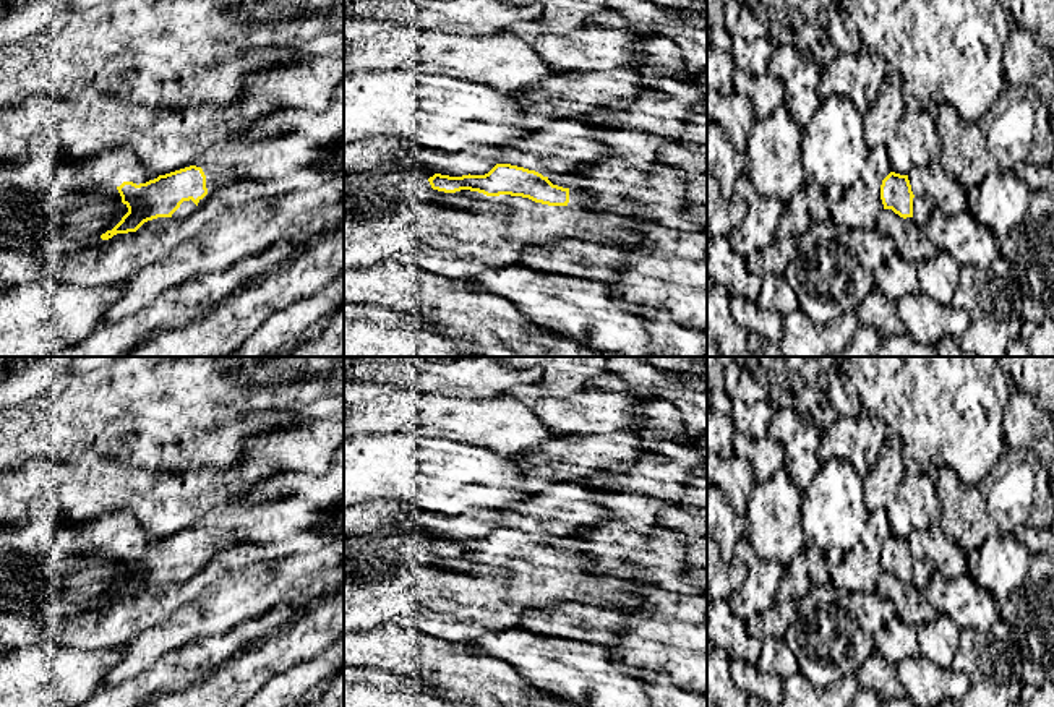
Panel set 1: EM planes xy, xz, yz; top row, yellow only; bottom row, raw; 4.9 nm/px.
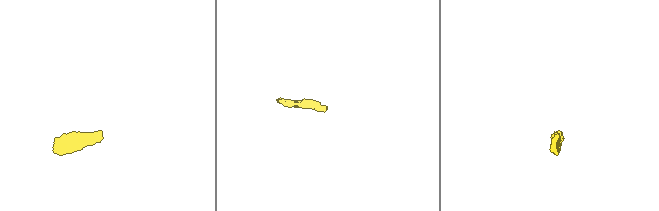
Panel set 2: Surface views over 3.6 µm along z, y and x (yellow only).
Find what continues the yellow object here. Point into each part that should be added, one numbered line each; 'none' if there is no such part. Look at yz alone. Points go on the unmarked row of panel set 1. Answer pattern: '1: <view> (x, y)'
1: yz (933, 552)

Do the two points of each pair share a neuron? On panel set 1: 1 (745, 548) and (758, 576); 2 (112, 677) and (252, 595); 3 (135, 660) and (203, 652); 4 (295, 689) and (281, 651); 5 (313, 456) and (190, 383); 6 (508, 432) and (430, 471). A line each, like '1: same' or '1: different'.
1: same
2: same
3: different
4: different
5: different
6: different

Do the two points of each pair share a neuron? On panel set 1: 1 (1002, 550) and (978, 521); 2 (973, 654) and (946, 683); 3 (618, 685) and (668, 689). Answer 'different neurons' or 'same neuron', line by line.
1: different neurons
2: different neurons
3: different neurons

